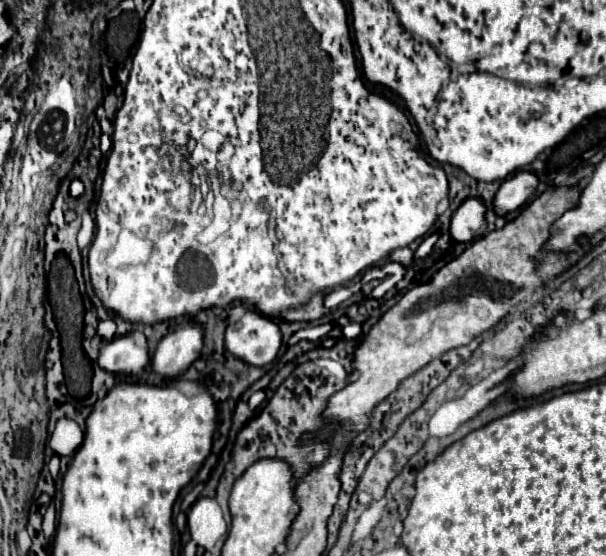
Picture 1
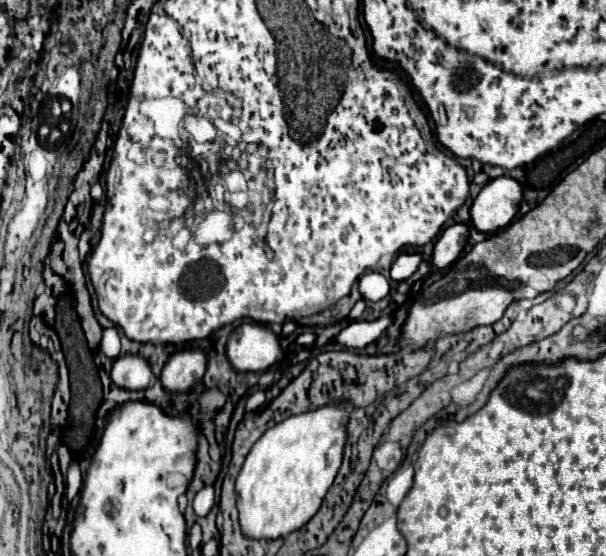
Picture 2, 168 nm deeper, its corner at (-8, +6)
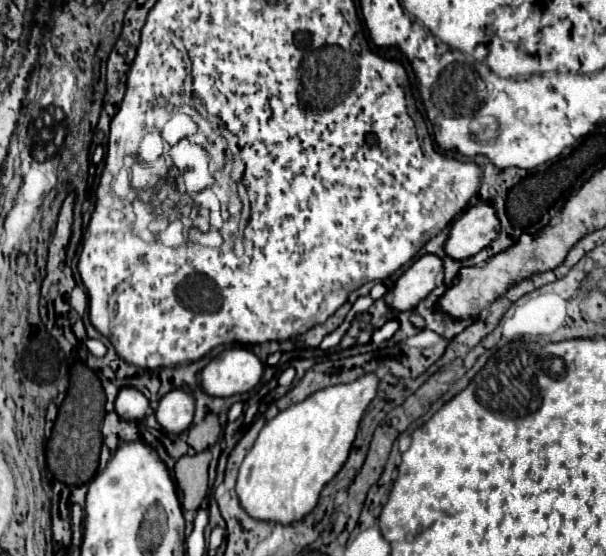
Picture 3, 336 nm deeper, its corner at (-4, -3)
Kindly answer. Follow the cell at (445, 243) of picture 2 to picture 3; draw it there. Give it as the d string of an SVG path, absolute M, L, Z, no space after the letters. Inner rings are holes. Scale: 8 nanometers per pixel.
M436 255L420 257L412 267L408 267L394 287L386 293L388 309L394 313L414 309L436 285L436 275L442 273L442 259Z

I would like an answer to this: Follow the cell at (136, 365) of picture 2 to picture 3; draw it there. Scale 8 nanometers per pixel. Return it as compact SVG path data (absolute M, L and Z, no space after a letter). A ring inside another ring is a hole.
M122 389L116 397L116 403L114 403L114 409L116 413L130 421L130 423L138 423L142 419L148 417L148 411L150 411L150 405L148 405L148 399L136 391L136 389Z

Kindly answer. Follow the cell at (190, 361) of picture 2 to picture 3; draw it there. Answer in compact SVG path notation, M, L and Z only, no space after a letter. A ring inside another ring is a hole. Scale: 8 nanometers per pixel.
M174 389L160 399L156 421L170 435L182 435L190 429L194 417L194 397L186 389Z

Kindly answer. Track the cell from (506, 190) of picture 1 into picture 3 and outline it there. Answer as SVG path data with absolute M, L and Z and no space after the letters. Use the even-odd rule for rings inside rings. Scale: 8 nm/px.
M480 203L470 207L462 217L458 217L444 243L444 253L456 261L466 261L484 247L488 247L500 231L500 221L490 203Z

